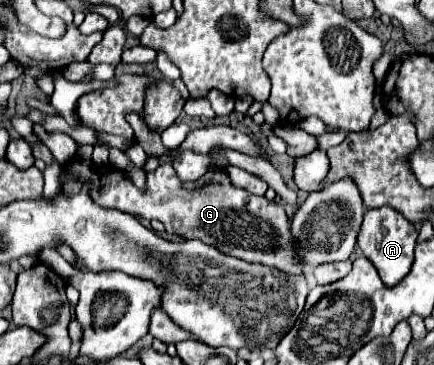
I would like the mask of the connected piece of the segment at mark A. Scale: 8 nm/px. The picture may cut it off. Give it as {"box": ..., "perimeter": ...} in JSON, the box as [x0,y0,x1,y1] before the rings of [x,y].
{"box":[357,206,417,286],"perimeter":[[[381,206],[375,210],[367,210],[363,216],[363,224],[359,228],[357,246],[365,258],[373,262],[381,280],[387,286],[395,286],[413,264],[413,248],[417,242],[417,230],[411,222],[407,222],[399,212],[389,206]]]}

